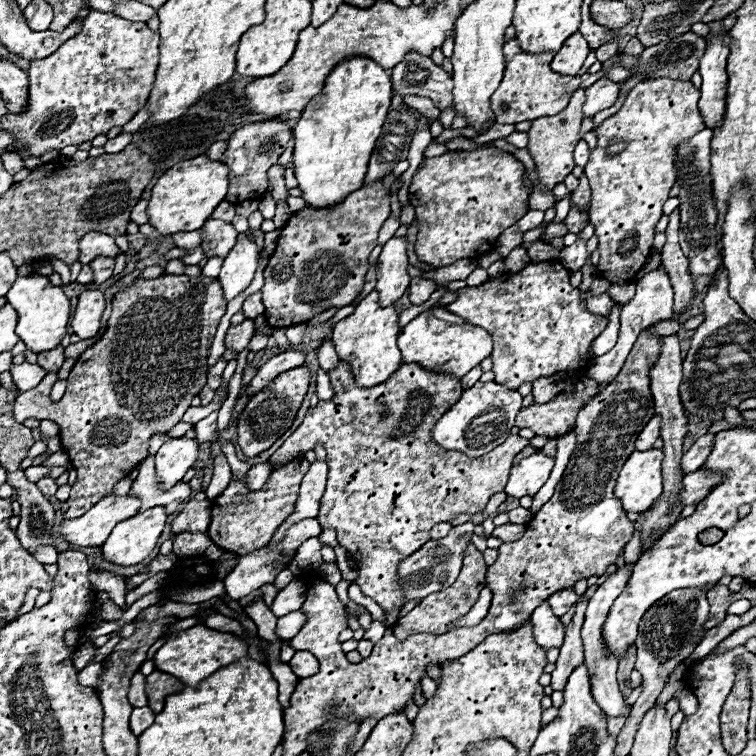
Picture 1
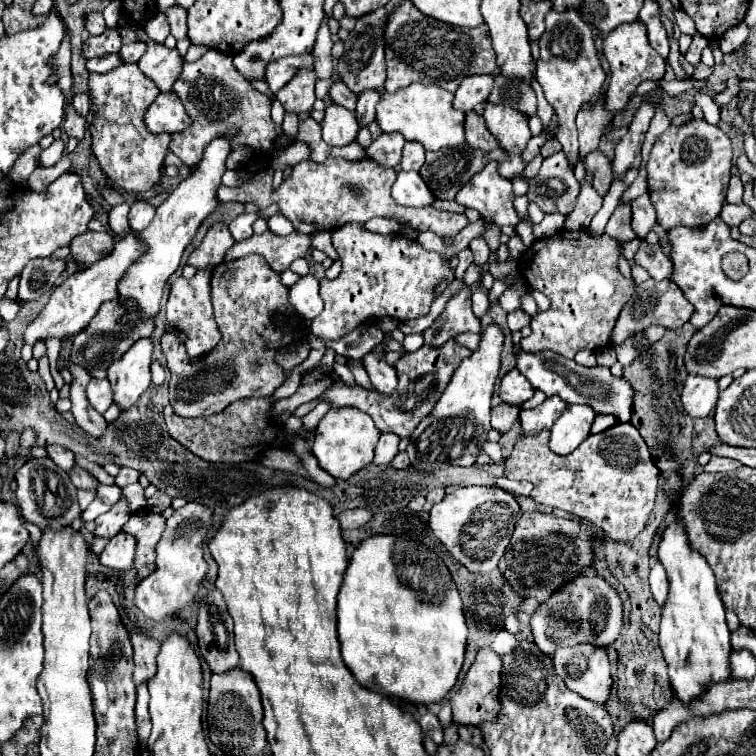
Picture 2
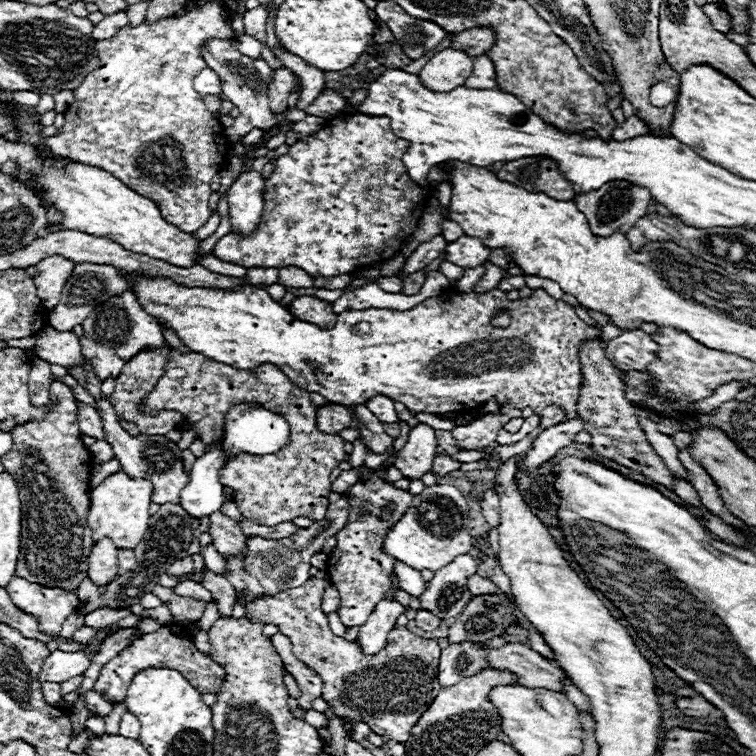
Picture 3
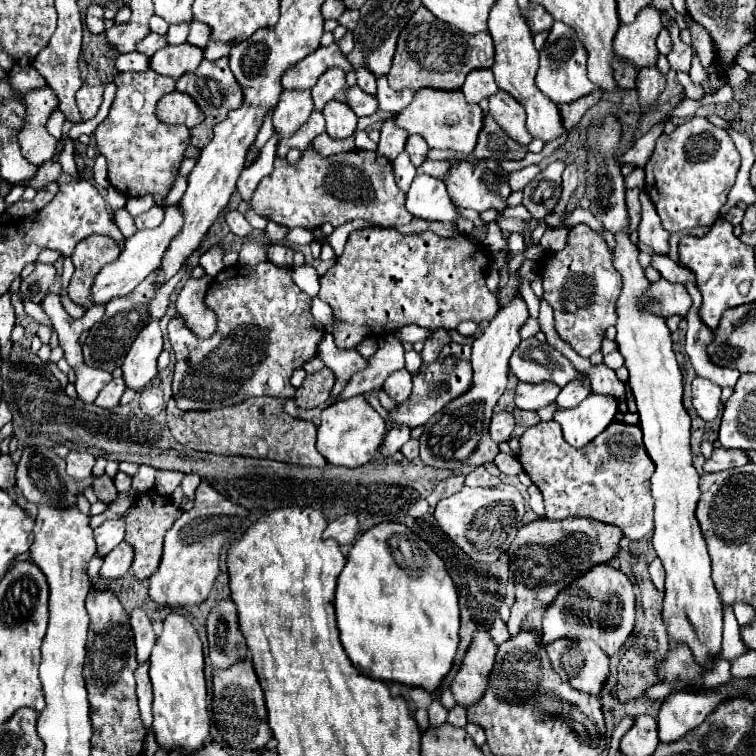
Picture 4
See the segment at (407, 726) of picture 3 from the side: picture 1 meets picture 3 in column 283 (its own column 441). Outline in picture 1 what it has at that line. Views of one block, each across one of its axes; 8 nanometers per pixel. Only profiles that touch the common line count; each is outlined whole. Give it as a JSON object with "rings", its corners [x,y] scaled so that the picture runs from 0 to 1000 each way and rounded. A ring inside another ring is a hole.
{"rings":[[[619,720],[619,725],[614,728],[614,749],[608,762],[603,765],[603,770],[593,778],[585,780],[579,786],[569,786],[566,791],[561,791],[545,810],[540,810],[534,817],[529,817],[521,828],[521,839],[524,844],[540,844],[542,839],[585,839],[593,836],[593,825],[611,817],[614,812],[619,812],[619,807],[630,799],[635,780],[643,775],[643,743],[635,728],[630,728],[627,720]]]}

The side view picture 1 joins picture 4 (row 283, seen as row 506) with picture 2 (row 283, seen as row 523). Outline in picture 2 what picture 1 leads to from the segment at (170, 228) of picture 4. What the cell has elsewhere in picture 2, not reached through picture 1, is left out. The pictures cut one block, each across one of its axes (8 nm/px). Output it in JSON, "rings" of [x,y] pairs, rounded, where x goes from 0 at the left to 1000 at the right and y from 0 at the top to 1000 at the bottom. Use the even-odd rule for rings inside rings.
{"rings":[[[175,307],[175,310],[169,310],[169,312],[164,312],[164,315],[159,315],[153,320],[151,333],[146,339],[140,339],[138,344],[122,349],[111,360],[101,360],[93,368],[87,368],[74,381],[74,386],[66,392],[66,397],[63,397],[61,407],[53,413],[53,418],[40,429],[40,434],[34,434],[32,452],[34,455],[45,455],[48,450],[61,450],[63,444],[85,450],[87,444],[108,439],[116,431],[116,423],[122,423],[122,418],[127,418],[127,413],[130,413],[130,407],[132,407],[135,399],[156,394],[159,365],[164,365],[164,360],[180,344],[185,344],[183,339],[188,333],[196,333],[196,325],[185,323],[185,312],[180,307]]]}

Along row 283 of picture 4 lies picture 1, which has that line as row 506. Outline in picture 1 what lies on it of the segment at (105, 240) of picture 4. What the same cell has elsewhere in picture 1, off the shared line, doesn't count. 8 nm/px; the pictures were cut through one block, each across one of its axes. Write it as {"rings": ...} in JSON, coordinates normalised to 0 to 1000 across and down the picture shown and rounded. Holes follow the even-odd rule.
{"rings":[[[228,362],[180,370],[172,384],[151,389],[143,434],[138,444],[114,460],[101,476],[82,529],[66,529],[66,513],[75,504],[75,495],[70,492],[63,492],[48,513],[24,521],[19,532],[21,558],[32,558],[37,553],[63,553],[73,558],[79,566],[81,594],[90,601],[98,622],[103,624],[90,659],[93,675],[85,680],[87,685],[103,685],[106,680],[114,680],[127,664],[132,664],[132,659],[148,653],[151,643],[196,603],[198,577],[222,571],[241,556],[254,526],[262,524],[272,511],[272,479],[296,413],[299,399],[288,370],[272,365],[251,368]]]}

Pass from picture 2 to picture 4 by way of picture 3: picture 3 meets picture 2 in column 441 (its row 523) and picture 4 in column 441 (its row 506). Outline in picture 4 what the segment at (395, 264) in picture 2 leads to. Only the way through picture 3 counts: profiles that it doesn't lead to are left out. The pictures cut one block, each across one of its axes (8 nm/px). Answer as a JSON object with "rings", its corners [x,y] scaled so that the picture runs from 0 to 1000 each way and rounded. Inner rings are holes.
{"rings":[[[481,302],[468,304],[460,312],[455,336],[444,349],[423,368],[423,397],[429,397],[442,413],[442,429],[429,437],[442,444],[450,463],[463,463],[481,447],[503,447],[524,439],[532,431],[550,429],[558,434],[590,434],[601,437],[611,423],[624,423],[630,429],[651,423],[659,413],[656,392],[643,381],[640,360],[646,354],[646,333],[638,323],[624,323],[616,312],[608,315],[582,315],[574,307],[558,307],[548,312],[534,312],[521,302]]]}

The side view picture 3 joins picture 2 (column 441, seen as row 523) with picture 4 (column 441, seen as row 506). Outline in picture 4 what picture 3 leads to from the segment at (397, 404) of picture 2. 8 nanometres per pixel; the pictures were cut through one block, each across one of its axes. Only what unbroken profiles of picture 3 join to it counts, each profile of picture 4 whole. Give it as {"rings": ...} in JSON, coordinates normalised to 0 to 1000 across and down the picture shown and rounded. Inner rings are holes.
{"rings":[[[595,452],[585,460],[582,471],[577,479],[563,481],[558,479],[553,495],[545,495],[545,521],[540,524],[537,532],[526,534],[524,540],[516,542],[516,556],[519,563],[540,563],[550,566],[566,558],[569,550],[582,545],[593,529],[601,529],[603,524],[614,521],[619,516],[619,508],[624,508],[624,484],[622,484],[622,458]]]}

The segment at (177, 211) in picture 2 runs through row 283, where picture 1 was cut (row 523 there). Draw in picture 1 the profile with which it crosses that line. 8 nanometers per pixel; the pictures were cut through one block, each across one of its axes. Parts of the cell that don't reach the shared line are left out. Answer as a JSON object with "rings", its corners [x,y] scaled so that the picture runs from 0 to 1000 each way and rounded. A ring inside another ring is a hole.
{"rings":[[[206,669],[159,690],[135,720],[138,738],[159,749],[175,749],[196,738],[220,696],[220,672]]]}

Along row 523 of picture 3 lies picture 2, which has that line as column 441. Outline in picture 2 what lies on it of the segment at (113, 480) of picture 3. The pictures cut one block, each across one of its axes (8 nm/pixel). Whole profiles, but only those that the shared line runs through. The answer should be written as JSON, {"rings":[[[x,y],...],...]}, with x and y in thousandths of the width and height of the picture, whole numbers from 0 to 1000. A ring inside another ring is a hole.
{"rings":[[[548,108],[524,124],[505,122],[505,132],[497,140],[497,161],[508,175],[529,175],[537,185],[556,188],[563,198],[595,196],[614,190],[614,148],[598,143],[601,124],[579,116]]]}

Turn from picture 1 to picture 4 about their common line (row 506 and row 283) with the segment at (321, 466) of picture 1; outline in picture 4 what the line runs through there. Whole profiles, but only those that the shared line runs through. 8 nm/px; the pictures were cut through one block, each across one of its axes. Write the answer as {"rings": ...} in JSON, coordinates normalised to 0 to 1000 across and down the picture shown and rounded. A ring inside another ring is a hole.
{"rings":[[[402,349],[402,352],[389,352],[386,354],[386,370],[389,370],[389,376],[394,376],[407,392],[418,392],[421,389],[421,362],[418,362],[418,357],[413,354],[413,352],[407,352],[407,349]]]}

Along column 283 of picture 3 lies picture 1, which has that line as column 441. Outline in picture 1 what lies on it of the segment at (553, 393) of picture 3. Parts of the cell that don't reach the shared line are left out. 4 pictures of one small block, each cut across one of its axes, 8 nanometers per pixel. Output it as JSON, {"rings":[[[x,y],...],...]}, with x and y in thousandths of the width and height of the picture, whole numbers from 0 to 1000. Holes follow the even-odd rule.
{"rings":[[[577,405],[571,410],[558,413],[532,434],[526,444],[526,460],[532,463],[534,479],[550,479],[566,489],[593,492],[603,500],[611,500],[619,489],[624,489],[640,474],[648,471],[651,447],[640,434],[614,426],[587,405]]]}

